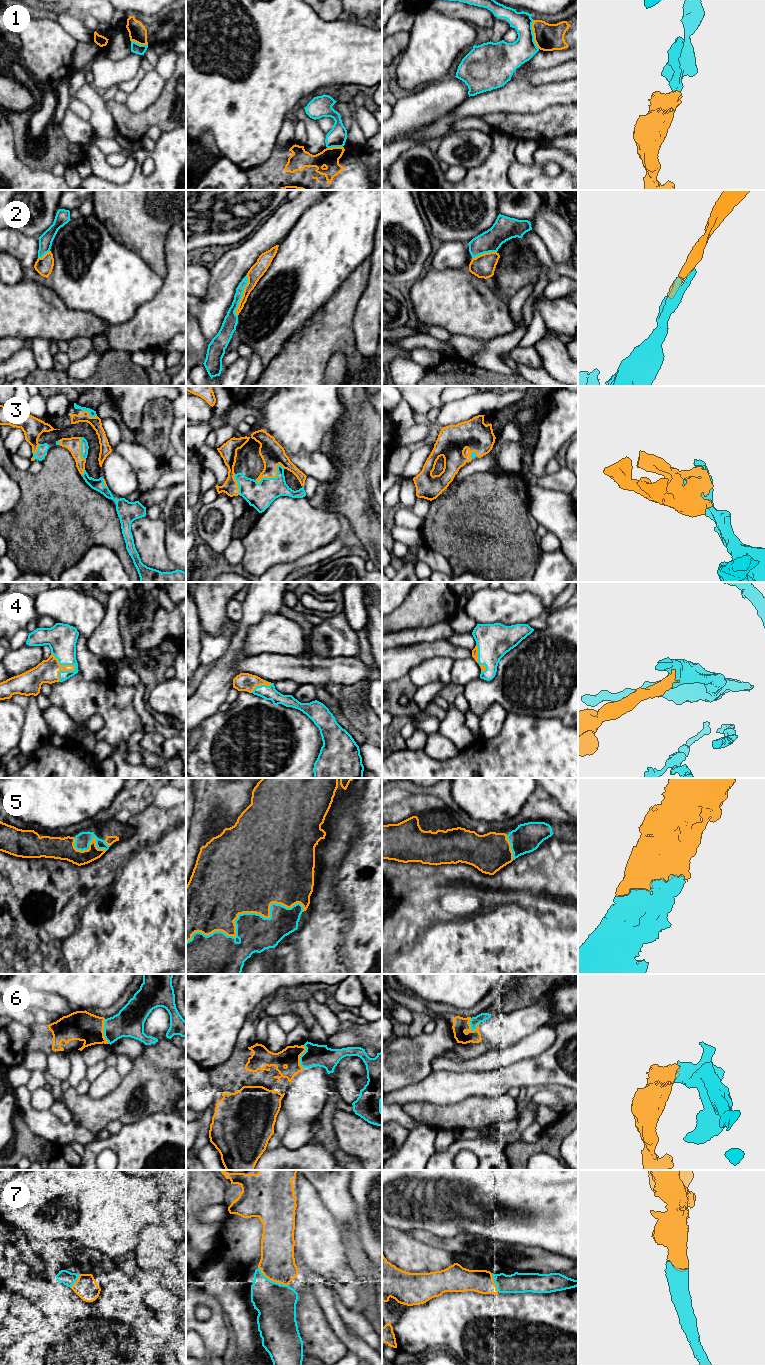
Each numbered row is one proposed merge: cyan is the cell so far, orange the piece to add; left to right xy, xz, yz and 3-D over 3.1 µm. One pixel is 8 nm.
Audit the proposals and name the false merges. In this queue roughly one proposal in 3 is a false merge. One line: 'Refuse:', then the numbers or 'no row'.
Refuse: 1

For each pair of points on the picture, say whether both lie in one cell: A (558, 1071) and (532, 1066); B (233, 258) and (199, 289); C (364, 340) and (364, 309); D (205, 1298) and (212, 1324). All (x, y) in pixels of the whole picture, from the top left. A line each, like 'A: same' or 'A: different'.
A: same
B: different
C: same
D: same

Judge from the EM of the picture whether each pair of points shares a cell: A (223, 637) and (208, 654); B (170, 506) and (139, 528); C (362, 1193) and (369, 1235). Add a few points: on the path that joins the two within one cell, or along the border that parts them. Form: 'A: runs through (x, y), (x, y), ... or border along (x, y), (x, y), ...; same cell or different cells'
A: runs through (221, 641), (212, 650); same cell
B: border along (161, 516), (165, 524), (165, 540); different cells
C: runs through (363, 1203), (365, 1219), (368, 1225); same cell

